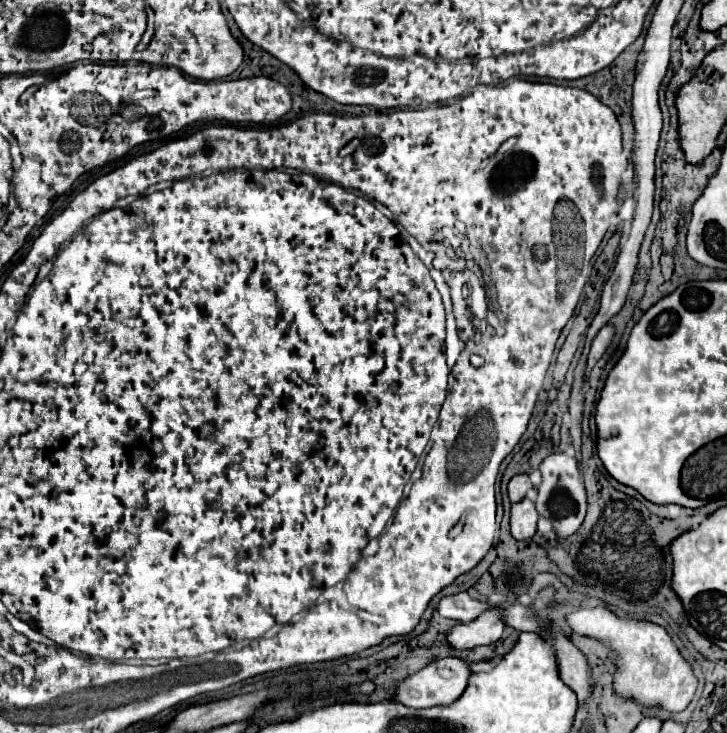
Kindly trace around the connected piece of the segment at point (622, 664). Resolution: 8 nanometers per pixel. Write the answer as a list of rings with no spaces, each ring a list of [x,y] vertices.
[[[606,606],[572,612],[568,614],[568,622],[578,634],[604,640],[618,652],[614,690],[620,696],[636,698],[644,706],[662,706],[670,712],[680,712],[692,702],[698,690],[698,678],[692,666],[680,654],[670,634],[660,624],[638,618],[622,618]]]

